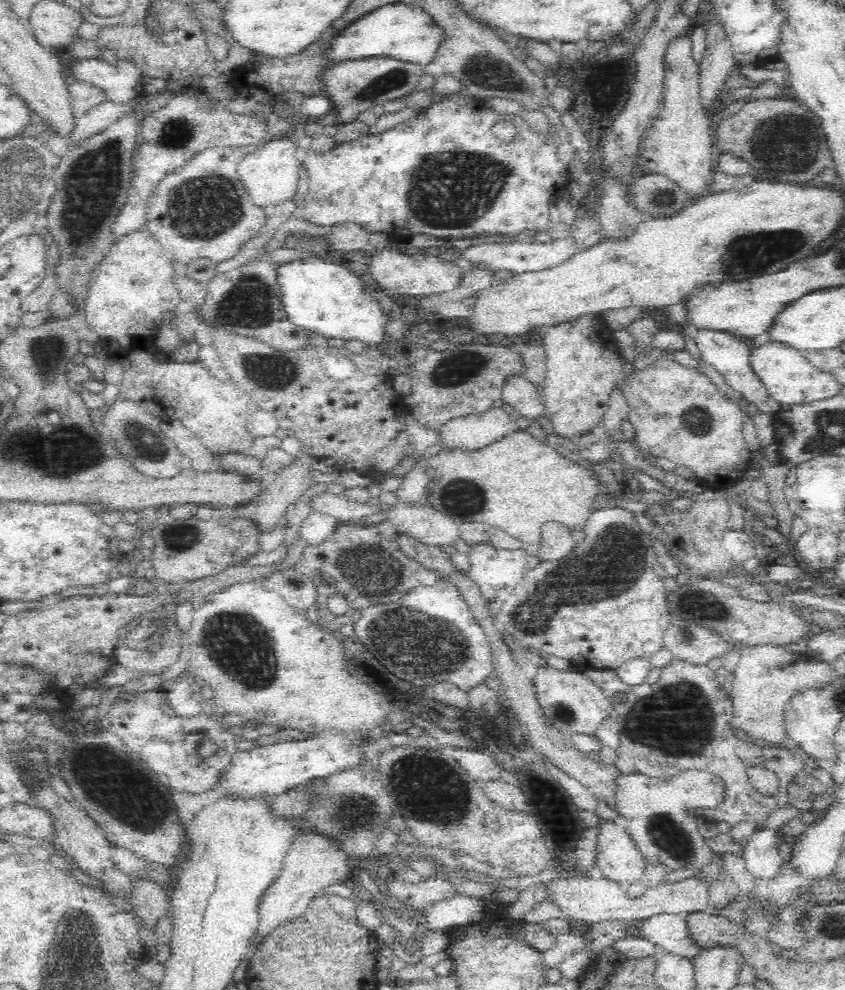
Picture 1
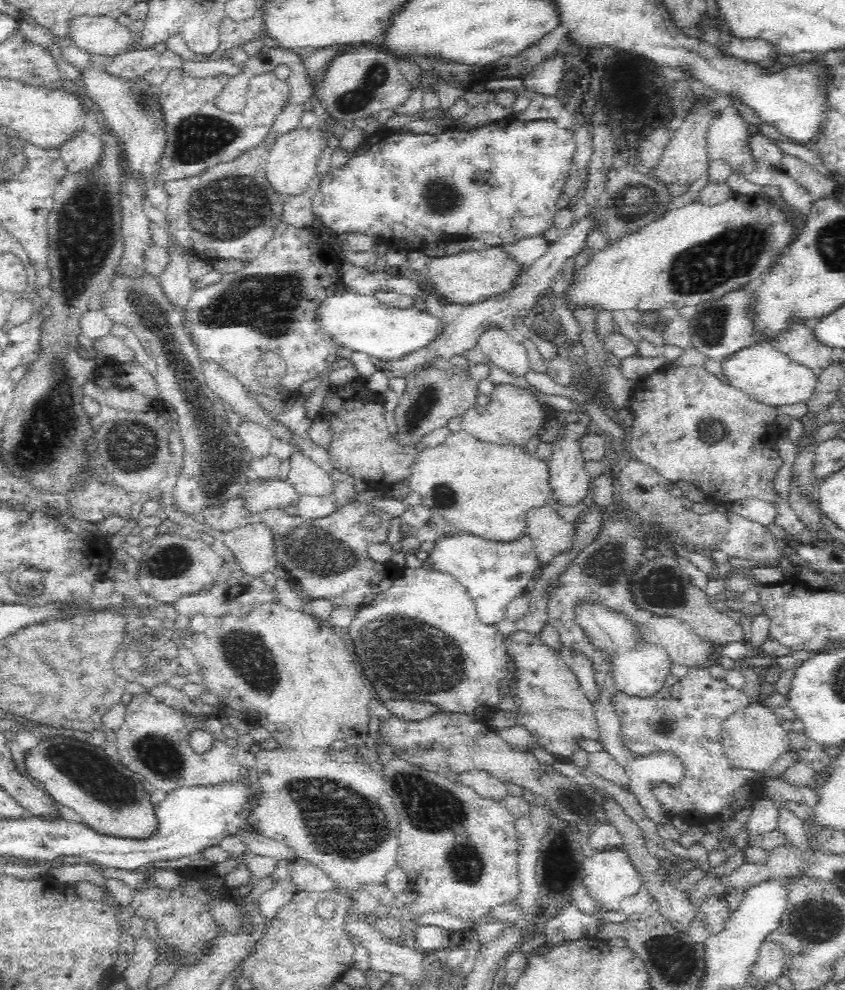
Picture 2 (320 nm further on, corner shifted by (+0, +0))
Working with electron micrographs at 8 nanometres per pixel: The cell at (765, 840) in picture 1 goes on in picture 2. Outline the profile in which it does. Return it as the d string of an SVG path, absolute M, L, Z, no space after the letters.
M758 797L753 802L753 810L748 822L734 839L733 847L743 850L748 846L748 836L758 836L773 831L778 824L777 803L774 800Z

